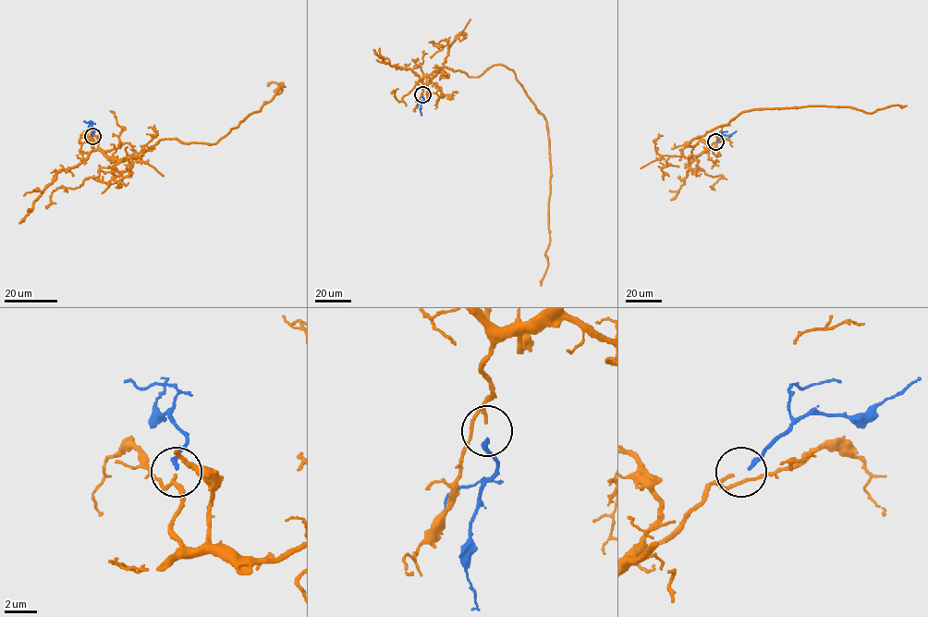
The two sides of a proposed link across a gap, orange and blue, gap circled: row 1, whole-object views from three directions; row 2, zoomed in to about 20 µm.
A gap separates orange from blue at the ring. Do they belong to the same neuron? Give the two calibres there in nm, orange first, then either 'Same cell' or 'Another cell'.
Thickness 200 nm (orange) against 260 nm. Same cell

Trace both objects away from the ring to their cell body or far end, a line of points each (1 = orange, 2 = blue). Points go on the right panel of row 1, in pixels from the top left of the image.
1: (715, 141), (689, 158), (698, 143), (686, 145), (694, 139), (746, 111), (850, 106), (870, 113), (907, 105)
2: (716, 141), (736, 130)

